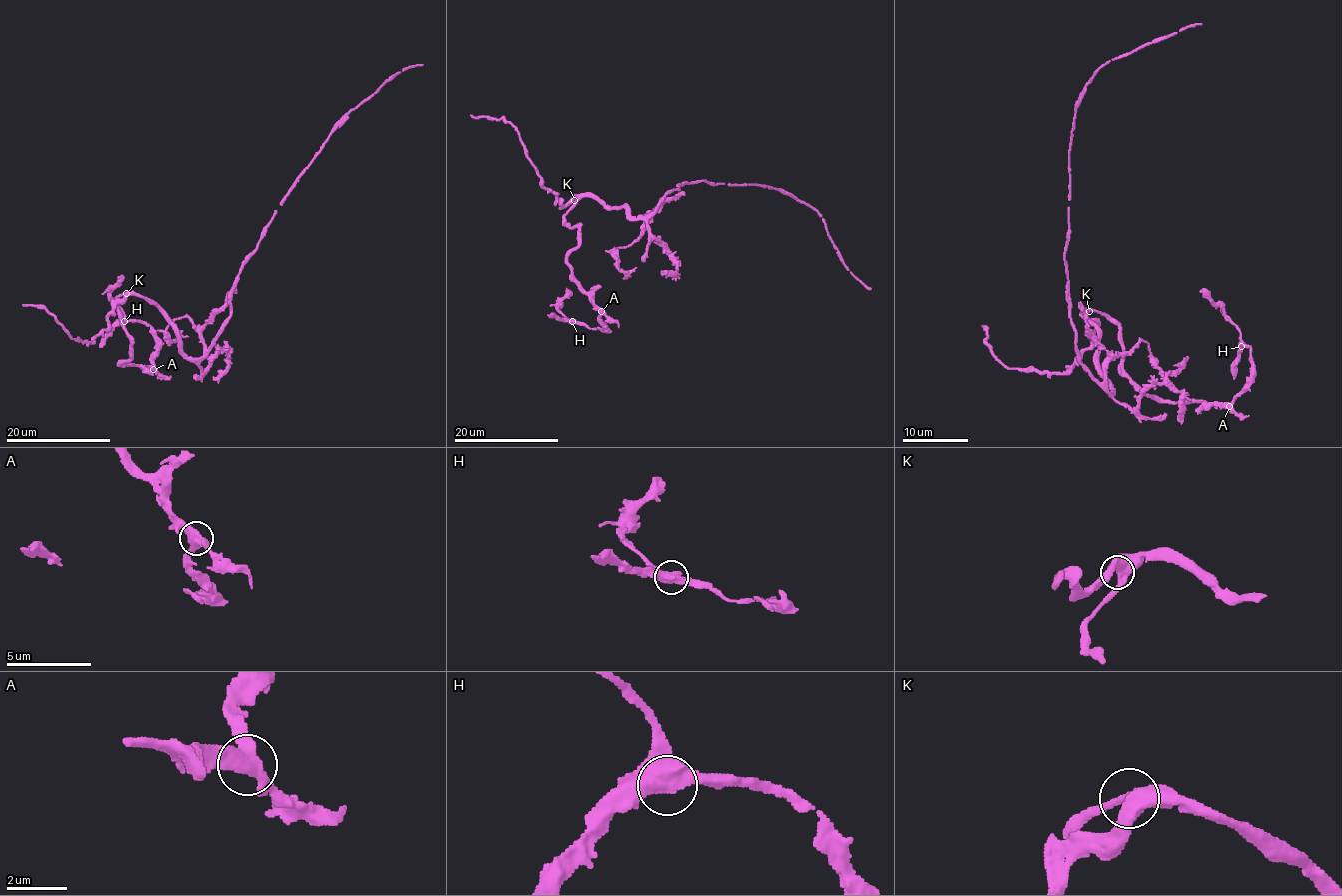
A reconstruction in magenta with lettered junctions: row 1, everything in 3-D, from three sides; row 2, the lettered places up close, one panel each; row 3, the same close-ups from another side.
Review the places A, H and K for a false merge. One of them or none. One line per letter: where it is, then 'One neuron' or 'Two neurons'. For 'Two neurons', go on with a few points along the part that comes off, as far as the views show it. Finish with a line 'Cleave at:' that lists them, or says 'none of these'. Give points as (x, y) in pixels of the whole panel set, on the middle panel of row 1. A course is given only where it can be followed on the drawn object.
A: Place: (601, 311). One neuron
H: Place: (572, 321). One neuron
K: Place: (574, 200). One neuron
Cleave at: none of these

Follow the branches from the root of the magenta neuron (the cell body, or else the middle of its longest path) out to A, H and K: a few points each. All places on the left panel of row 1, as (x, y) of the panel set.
A: (204, 354), (190, 358), (173, 323), (156, 305), (123, 293), (117, 307), (131, 357), (119, 365), (153, 368)
H: (204, 354), (190, 358), (156, 305), (123, 293), (122, 366), (151, 366), (157, 349), (149, 325), (124, 322)
K: (204, 354), (190, 358), (180, 348), (170, 319), (156, 305), (126, 293)

